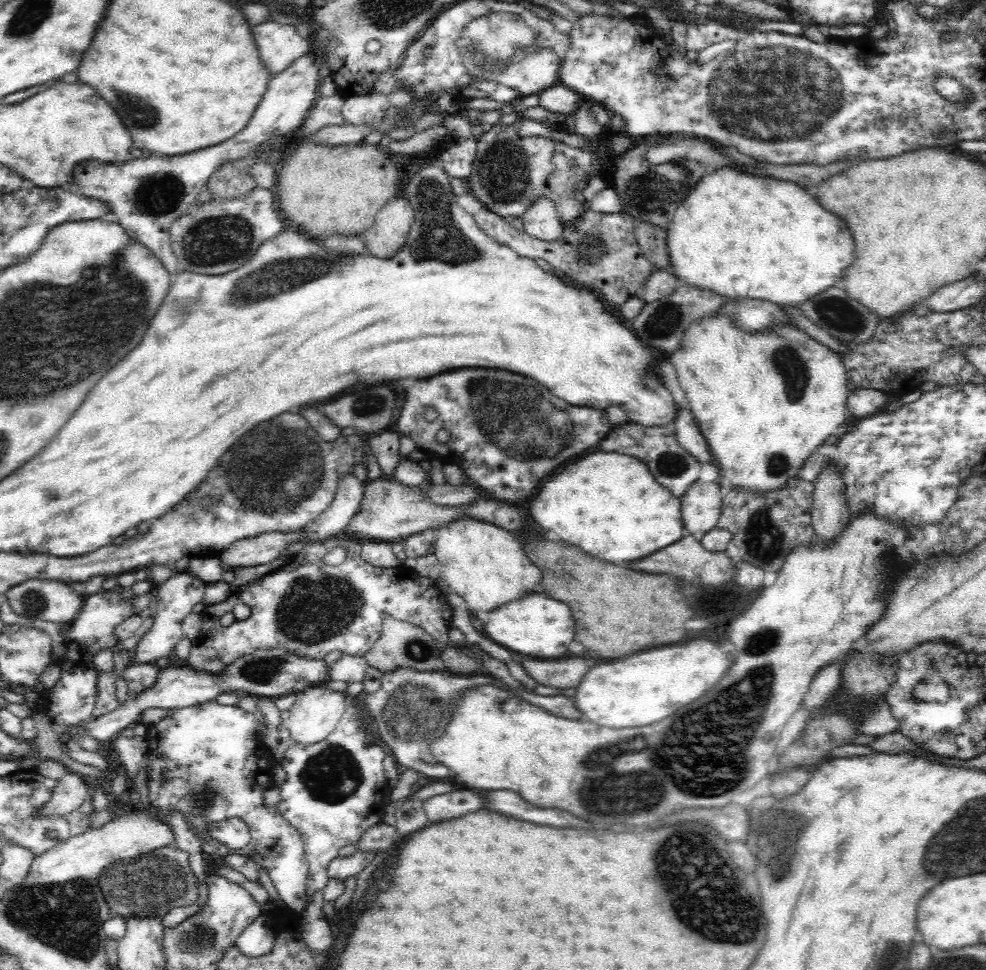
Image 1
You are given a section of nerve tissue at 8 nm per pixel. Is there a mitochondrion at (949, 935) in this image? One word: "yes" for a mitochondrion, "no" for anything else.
no

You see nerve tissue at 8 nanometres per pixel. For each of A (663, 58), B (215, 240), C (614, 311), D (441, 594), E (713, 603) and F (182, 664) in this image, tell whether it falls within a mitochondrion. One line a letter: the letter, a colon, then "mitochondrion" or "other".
A: other
B: mitochondrion
C: other
D: other
E: other
F: other

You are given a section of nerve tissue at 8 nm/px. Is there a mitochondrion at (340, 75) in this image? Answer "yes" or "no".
no

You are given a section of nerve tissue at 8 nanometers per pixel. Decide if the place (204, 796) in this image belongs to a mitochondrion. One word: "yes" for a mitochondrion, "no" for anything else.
yes

